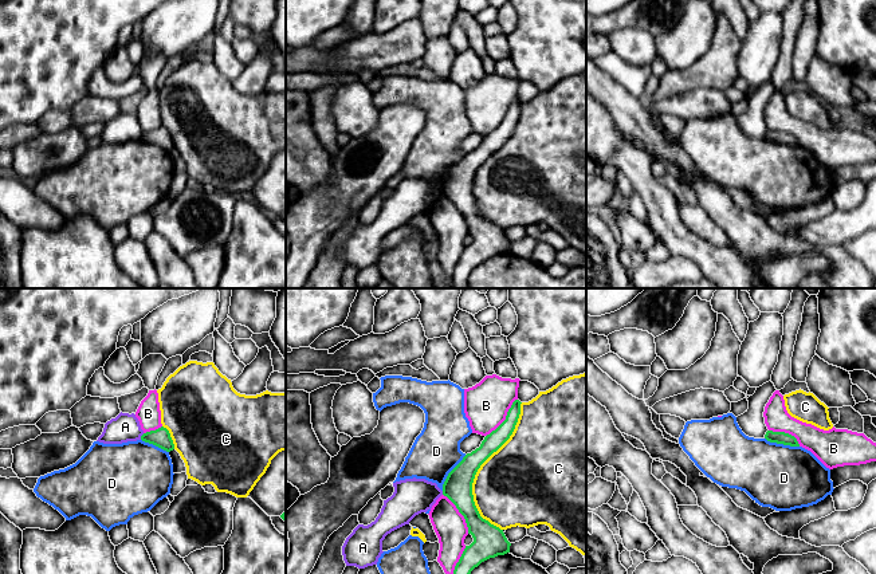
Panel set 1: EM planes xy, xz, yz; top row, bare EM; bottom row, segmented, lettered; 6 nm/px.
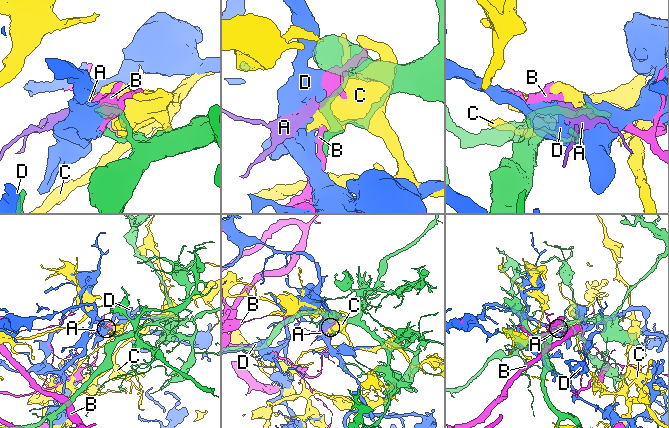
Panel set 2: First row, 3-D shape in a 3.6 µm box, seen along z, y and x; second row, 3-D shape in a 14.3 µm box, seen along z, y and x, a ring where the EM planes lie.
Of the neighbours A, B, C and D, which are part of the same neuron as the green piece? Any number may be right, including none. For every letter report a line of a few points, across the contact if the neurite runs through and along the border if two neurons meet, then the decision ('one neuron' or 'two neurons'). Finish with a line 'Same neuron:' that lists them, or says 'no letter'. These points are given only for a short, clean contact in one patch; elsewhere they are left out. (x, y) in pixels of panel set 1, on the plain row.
A: xy (144, 133), (140, 138) | two neurons
B: two neurons
C: two neurons
D: two neurons
Same neuron: no letter

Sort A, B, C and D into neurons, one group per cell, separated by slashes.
A / B / C / D

